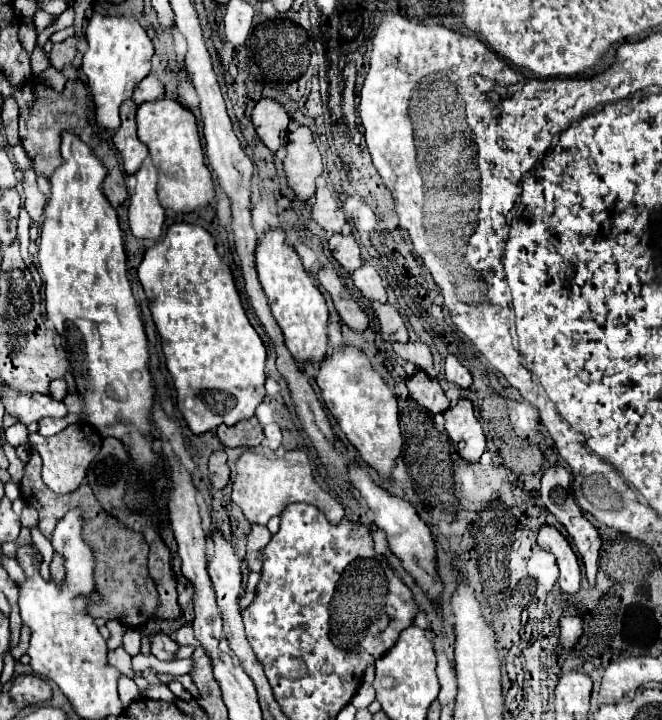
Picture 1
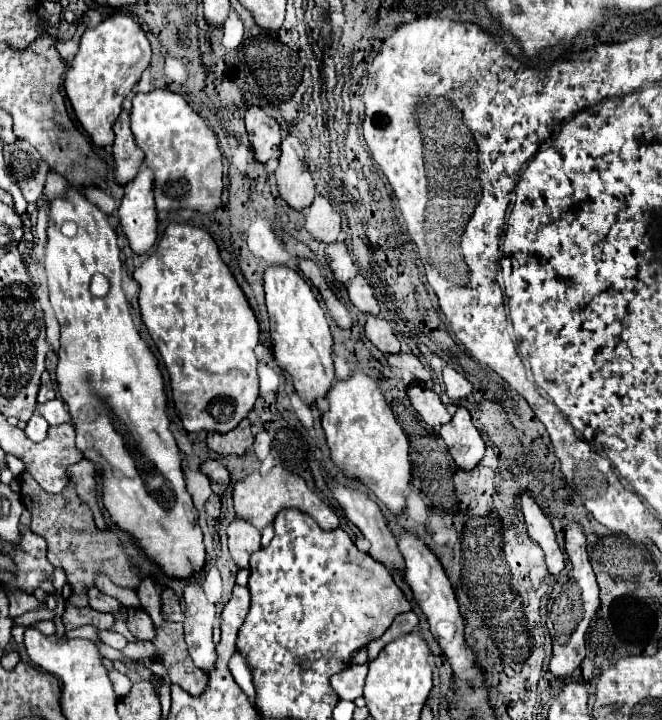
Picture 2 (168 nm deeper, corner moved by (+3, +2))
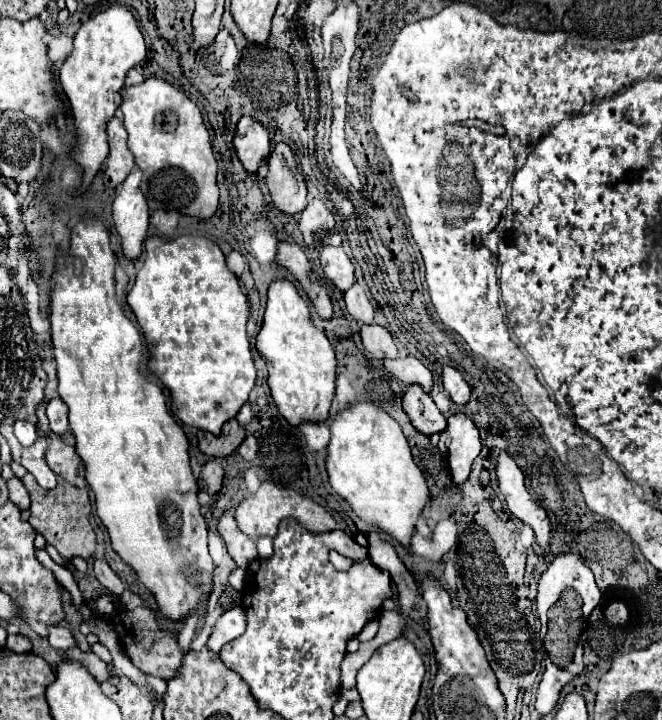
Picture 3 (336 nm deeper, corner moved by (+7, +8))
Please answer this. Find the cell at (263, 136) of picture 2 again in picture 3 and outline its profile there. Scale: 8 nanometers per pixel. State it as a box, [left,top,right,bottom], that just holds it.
[233,116,269,172]

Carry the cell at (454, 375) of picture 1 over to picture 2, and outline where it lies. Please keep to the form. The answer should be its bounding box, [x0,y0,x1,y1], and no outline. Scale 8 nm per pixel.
[443,366,473,400]

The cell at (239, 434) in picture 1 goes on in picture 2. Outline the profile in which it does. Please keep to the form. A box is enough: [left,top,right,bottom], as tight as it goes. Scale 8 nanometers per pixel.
[207,418,255,454]

